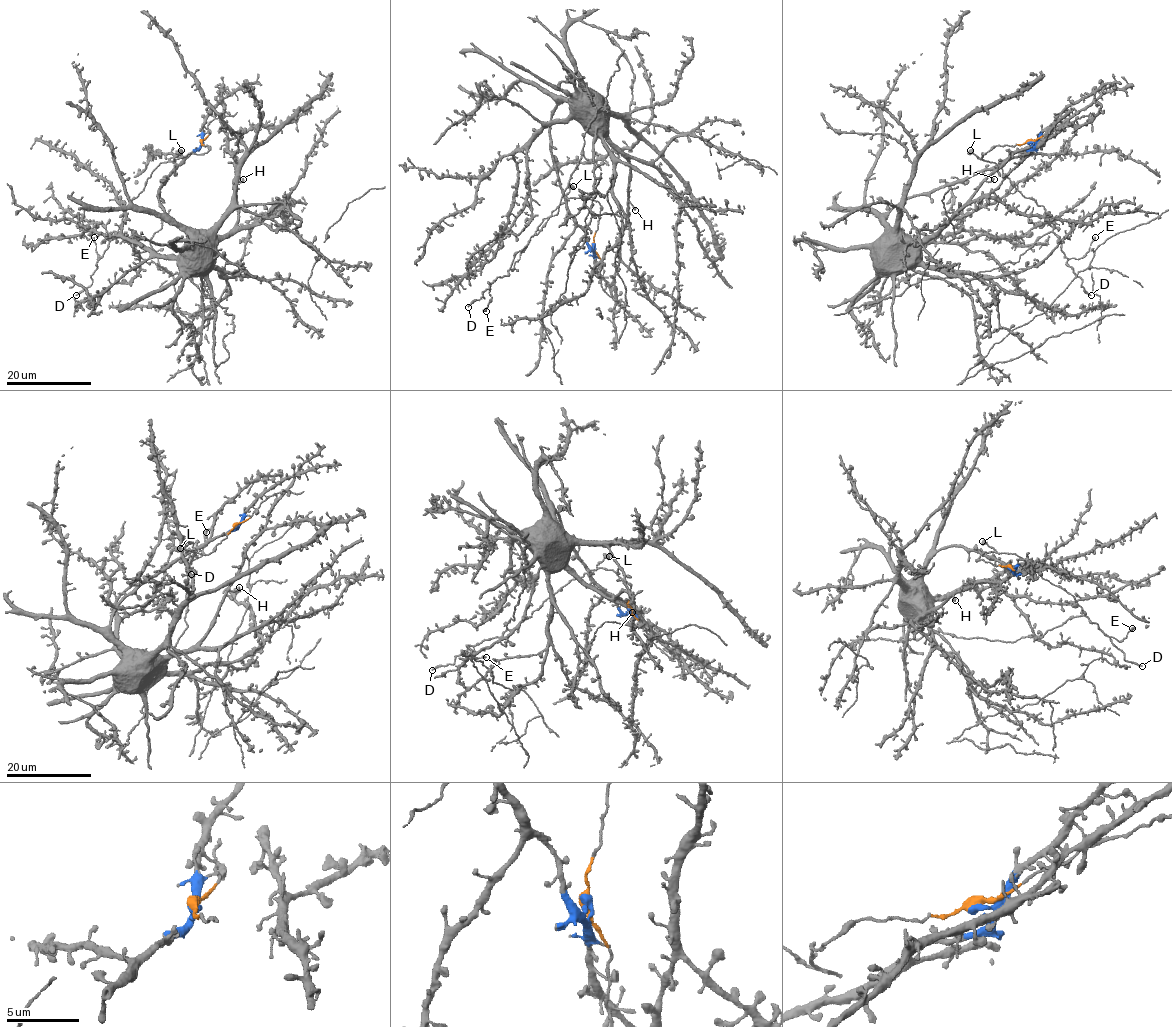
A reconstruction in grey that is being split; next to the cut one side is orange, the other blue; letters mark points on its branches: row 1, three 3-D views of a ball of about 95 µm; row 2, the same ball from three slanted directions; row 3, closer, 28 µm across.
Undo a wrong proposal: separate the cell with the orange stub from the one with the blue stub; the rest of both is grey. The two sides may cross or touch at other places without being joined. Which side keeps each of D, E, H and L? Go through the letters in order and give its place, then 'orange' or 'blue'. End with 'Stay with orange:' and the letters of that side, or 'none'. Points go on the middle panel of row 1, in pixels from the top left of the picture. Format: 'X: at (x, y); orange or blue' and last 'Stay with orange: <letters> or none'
D: at (468, 307); orange
E: at (486, 311); orange
H: at (635, 210); blue
L: at (573, 186); orange
Stay with orange: D, E, L

